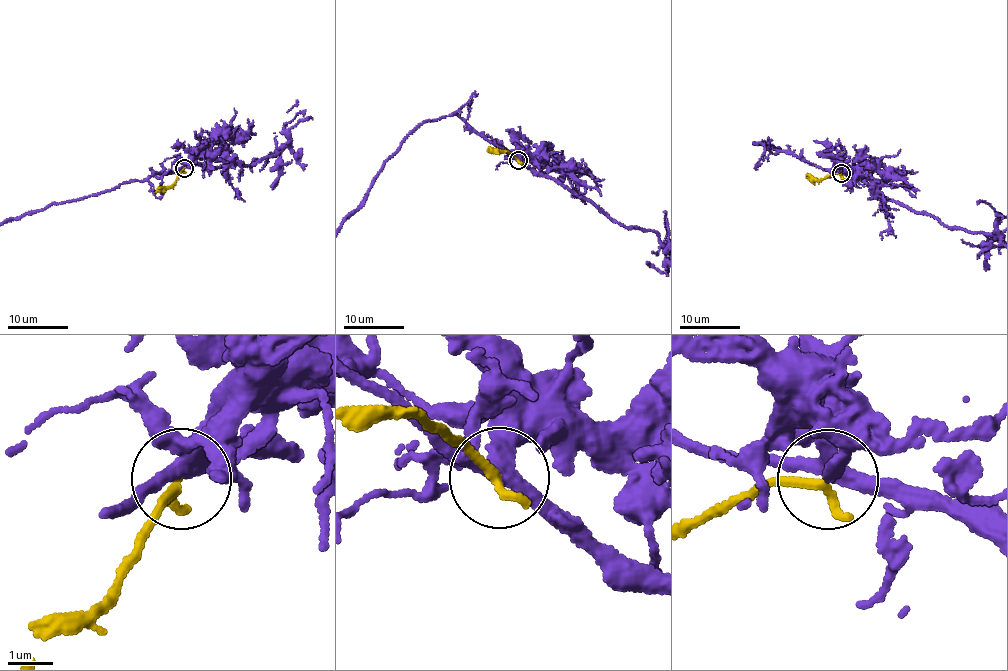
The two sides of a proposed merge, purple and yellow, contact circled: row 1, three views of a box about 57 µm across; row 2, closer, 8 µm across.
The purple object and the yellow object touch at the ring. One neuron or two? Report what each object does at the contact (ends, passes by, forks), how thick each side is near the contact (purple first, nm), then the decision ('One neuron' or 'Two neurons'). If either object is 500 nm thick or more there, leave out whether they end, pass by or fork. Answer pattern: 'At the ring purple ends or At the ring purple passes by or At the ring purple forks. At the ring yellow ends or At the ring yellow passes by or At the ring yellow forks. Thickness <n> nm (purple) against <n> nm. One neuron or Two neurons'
At the ring purple forks. At the ring yellow ends. Thickness 320 nm (purple) against 240 nm. One neuron

